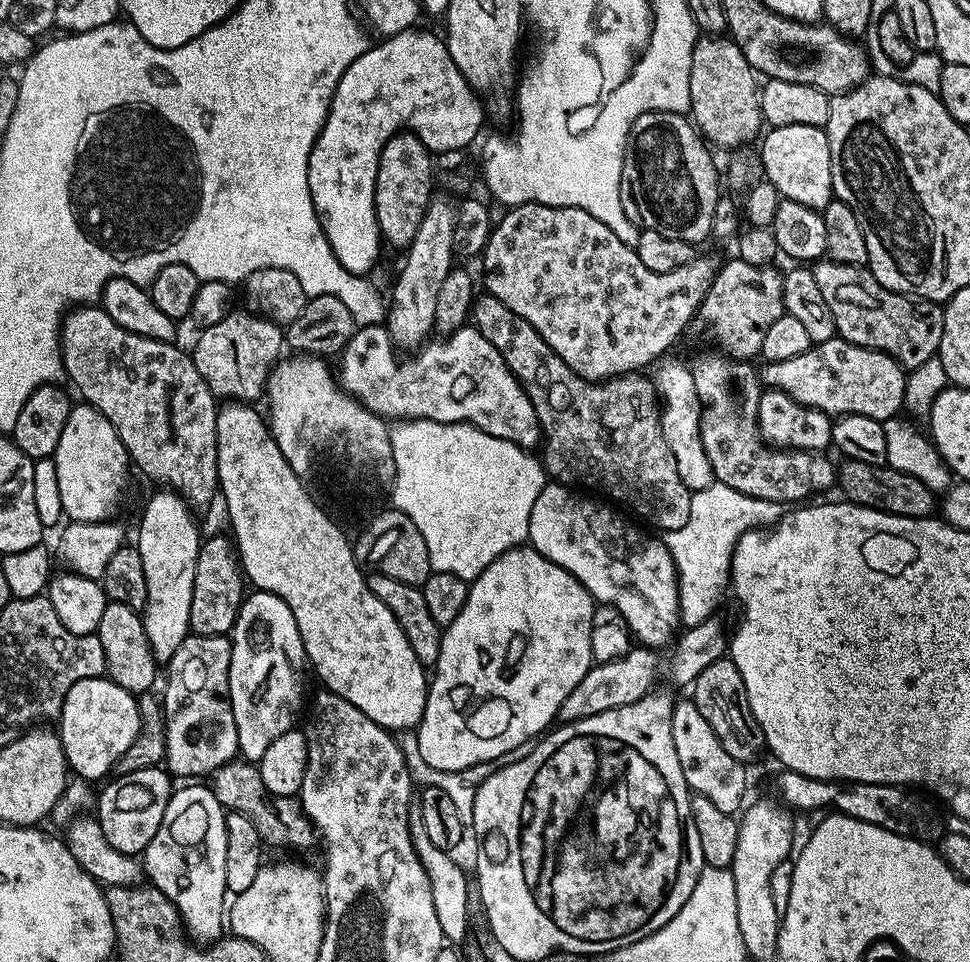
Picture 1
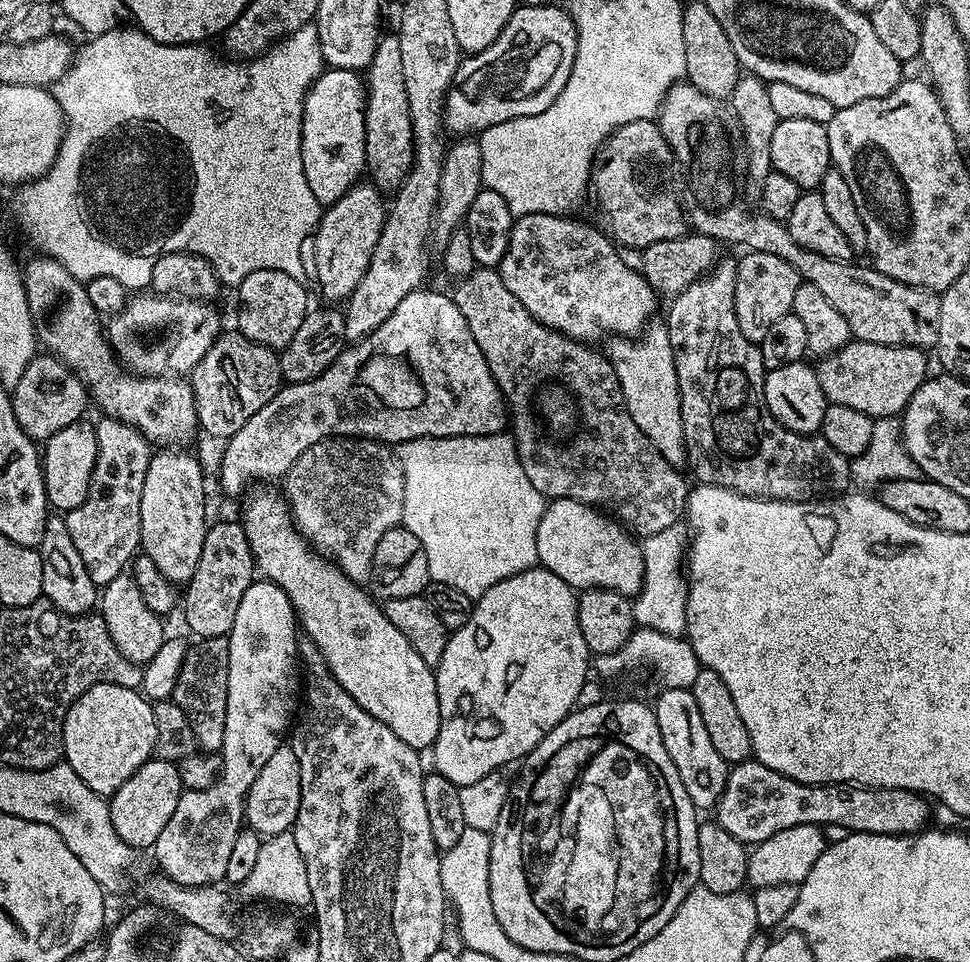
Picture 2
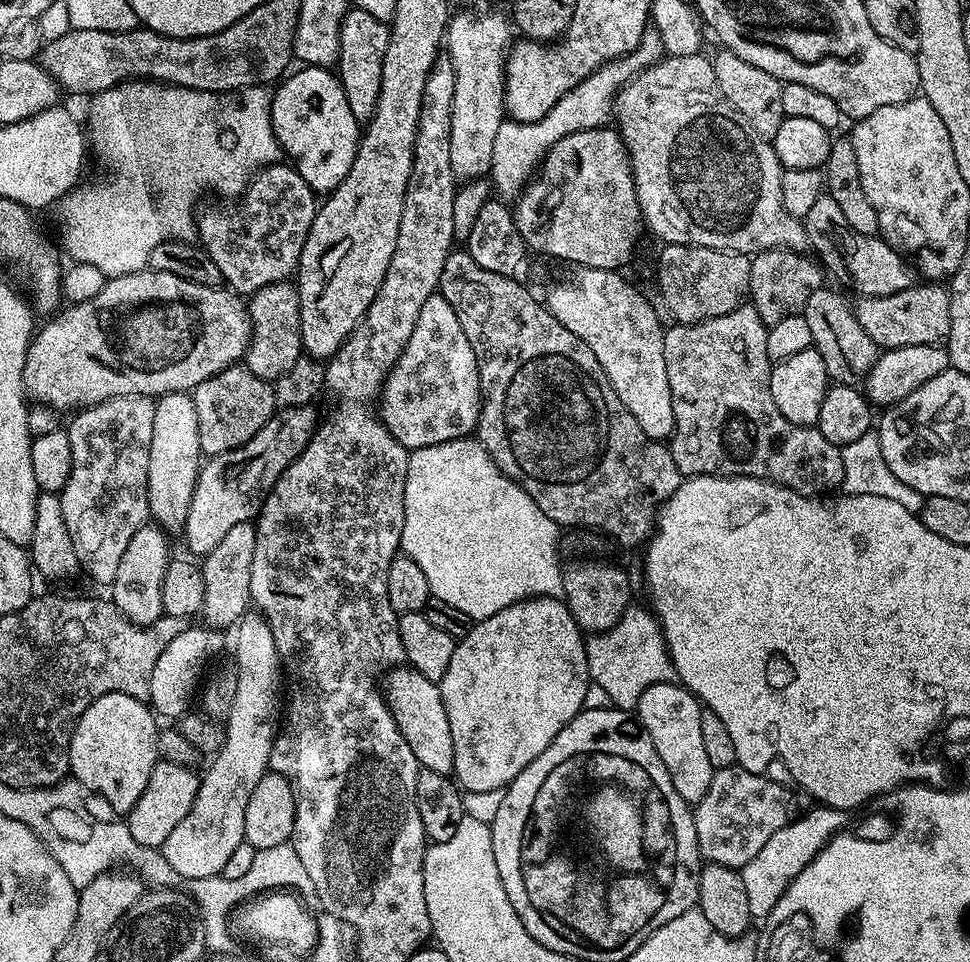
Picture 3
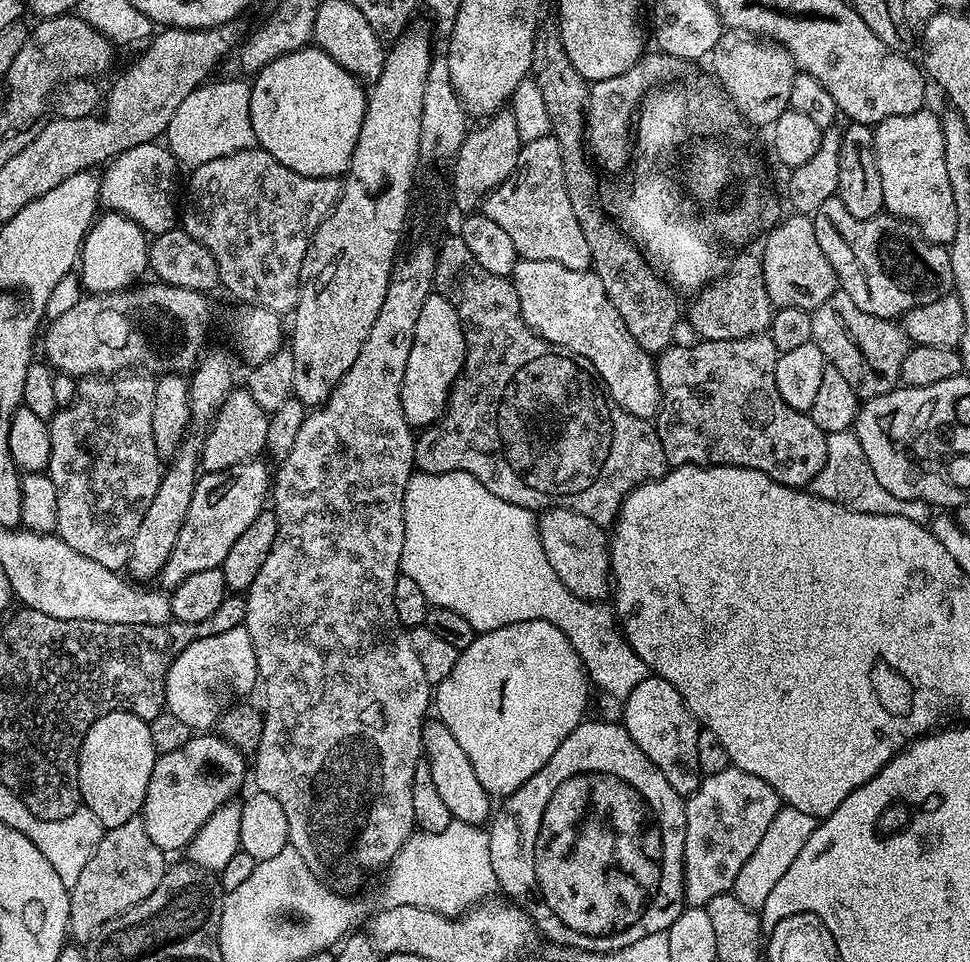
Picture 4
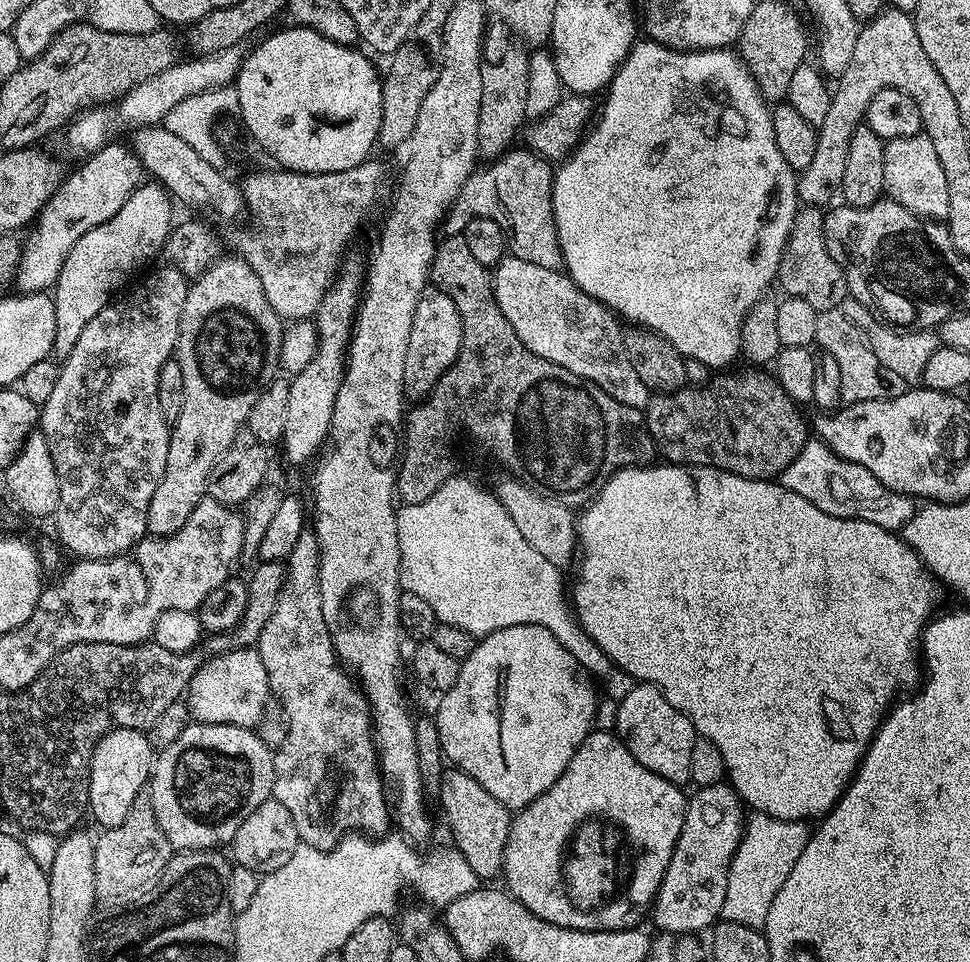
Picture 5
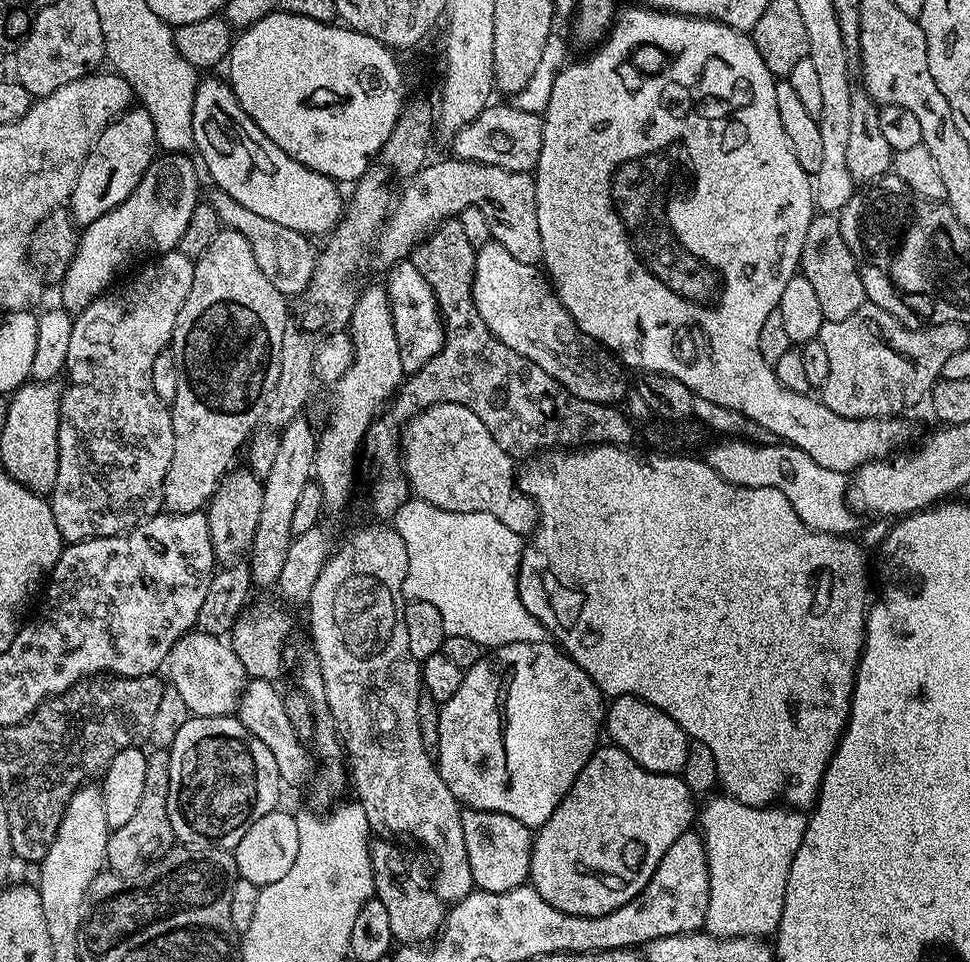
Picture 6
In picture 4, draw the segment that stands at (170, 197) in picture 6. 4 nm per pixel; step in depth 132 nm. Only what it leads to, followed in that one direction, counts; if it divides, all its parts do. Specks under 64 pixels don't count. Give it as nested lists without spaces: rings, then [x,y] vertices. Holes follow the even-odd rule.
[[[105,211],[88,229],[88,235],[85,236],[84,244],[80,247],[79,283],[83,287],[85,284],[88,287],[85,289],[92,294],[123,292],[124,289],[133,287],[141,279],[139,276],[149,271],[149,243],[145,231],[131,218],[122,213]]]

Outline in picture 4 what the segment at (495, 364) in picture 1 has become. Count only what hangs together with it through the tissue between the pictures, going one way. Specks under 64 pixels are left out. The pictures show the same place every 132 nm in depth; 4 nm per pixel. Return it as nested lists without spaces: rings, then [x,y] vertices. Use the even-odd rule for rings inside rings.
[[[433,294],[422,302],[422,311],[418,314],[418,326],[414,326],[414,342],[410,346],[410,358],[406,361],[406,374],[402,378],[402,410],[406,414],[406,422],[413,429],[423,430],[429,424],[444,415],[448,407],[448,395],[452,384],[460,377],[464,369],[464,331],[458,318],[458,310],[445,296]],[[263,459],[248,460],[228,469],[227,472],[204,472],[197,479],[194,498],[190,498],[190,510],[186,510],[186,522],[182,522],[182,530],[178,530],[178,542],[174,542],[174,550],[160,571],[158,580],[165,589],[177,588],[190,574],[198,574],[198,570],[214,570],[223,565],[226,554],[230,554],[230,546],[238,542],[238,537],[258,518],[260,512],[265,511],[266,501],[270,496],[270,468],[263,464]]]

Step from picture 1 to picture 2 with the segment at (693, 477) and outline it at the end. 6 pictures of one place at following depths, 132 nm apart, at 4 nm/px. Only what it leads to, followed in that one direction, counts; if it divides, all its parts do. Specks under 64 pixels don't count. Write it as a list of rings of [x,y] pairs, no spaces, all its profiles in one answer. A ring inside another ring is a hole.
[[[649,327],[639,338],[612,338],[607,341],[606,355],[612,361],[616,377],[620,383],[620,392],[624,396],[624,406],[628,409],[630,418],[638,422],[638,430],[650,438],[650,442],[675,468],[683,469],[688,462],[688,450],[684,441],[682,428],[682,402],[680,401],[680,387],[678,374],[674,368],[674,350],[670,346],[667,327]]]

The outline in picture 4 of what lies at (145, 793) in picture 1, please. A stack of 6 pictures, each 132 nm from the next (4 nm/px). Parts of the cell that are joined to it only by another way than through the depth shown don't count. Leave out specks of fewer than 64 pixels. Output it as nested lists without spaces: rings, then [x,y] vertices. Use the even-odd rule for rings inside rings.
[[[196,734],[186,746],[161,752],[150,774],[142,819],[150,842],[166,854],[187,849],[206,818],[237,795],[246,780],[246,756],[216,734]],[[211,735],[211,736],[208,736]]]

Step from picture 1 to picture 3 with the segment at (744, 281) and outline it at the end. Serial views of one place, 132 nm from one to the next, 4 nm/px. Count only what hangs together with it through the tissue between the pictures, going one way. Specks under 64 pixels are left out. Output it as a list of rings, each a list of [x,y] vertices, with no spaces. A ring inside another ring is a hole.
[[[775,248],[755,253],[751,261],[748,296],[762,322],[769,326],[782,322],[782,318],[801,315],[806,306],[806,298],[810,298],[810,294],[814,294],[814,290],[825,283],[821,265],[811,255],[802,252]]]

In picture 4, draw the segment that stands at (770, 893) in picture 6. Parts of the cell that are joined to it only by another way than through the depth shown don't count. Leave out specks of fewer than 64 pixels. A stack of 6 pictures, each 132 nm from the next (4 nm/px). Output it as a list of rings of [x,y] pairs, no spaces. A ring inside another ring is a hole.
[[[787,806],[781,807],[774,822],[770,822],[769,828],[766,829],[766,834],[762,834],[762,842],[758,842],[754,854],[750,854],[750,858],[746,858],[742,870],[738,870],[734,894],[738,898],[738,902],[742,902],[742,906],[750,906],[758,910],[764,905],[766,898],[770,895],[770,890],[774,890],[774,886],[781,880],[782,874],[786,874],[786,870],[790,870],[794,858],[798,858],[802,846],[806,846],[807,840],[810,839],[810,834],[814,834],[817,823],[817,817],[802,814],[802,810],[794,810]]]

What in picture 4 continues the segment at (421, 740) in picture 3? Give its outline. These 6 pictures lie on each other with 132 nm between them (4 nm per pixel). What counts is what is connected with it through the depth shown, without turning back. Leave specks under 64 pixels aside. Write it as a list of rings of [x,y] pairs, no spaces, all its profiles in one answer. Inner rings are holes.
[[[438,718],[429,719],[424,725],[422,752],[430,766],[430,775],[434,777],[434,787],[442,803],[449,808],[452,819],[483,825],[493,815],[493,797],[488,795],[482,782],[478,782],[478,774],[474,774],[474,766],[470,766],[470,758],[466,758],[462,746],[458,746],[454,734],[450,734],[450,730]]]

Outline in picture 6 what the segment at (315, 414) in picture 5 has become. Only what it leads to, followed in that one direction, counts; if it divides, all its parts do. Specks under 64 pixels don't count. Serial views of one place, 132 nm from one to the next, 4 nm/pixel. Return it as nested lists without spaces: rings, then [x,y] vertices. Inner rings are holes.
[[[304,418],[291,420],[285,428],[279,429],[278,454],[270,474],[262,482],[262,515],[258,517],[258,530],[254,530],[254,542],[250,549],[250,567],[253,585],[257,589],[279,585],[282,562],[286,562],[286,550],[292,545],[292,523],[298,497],[303,488],[313,483],[316,466],[317,433],[312,433]]]

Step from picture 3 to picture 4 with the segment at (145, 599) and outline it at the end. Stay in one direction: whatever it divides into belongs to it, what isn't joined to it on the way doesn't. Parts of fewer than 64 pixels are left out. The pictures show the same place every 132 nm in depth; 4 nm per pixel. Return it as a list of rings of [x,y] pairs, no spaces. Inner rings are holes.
[[[205,351],[191,373],[188,389],[190,390],[192,423],[189,424],[188,433],[184,435],[180,447],[176,449],[175,456],[171,457],[169,464],[172,465],[169,468],[167,465],[163,469],[158,494],[154,494],[154,499],[150,501],[150,507],[146,509],[146,514],[142,517],[141,524],[138,525],[138,531],[135,532],[130,542],[130,558],[126,565],[126,572],[133,581],[155,581],[174,550],[174,542],[178,542],[178,530],[182,530],[182,522],[186,522],[186,510],[190,510],[190,498],[194,498],[196,482],[202,472],[200,451],[204,448],[204,439],[208,436],[208,429],[212,426],[216,411],[220,409],[222,402],[238,384],[236,380],[237,361],[233,353],[229,352]]]

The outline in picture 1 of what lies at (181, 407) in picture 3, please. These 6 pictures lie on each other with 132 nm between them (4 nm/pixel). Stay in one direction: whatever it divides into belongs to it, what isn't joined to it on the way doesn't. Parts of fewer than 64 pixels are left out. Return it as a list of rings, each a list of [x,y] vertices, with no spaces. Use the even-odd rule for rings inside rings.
[[[156,490],[144,504],[140,529],[134,546],[142,558],[146,573],[146,606],[143,610],[146,638],[157,662],[174,658],[178,646],[190,634],[190,597],[194,595],[194,566],[202,543],[200,528],[196,525],[193,509],[178,493]]]

